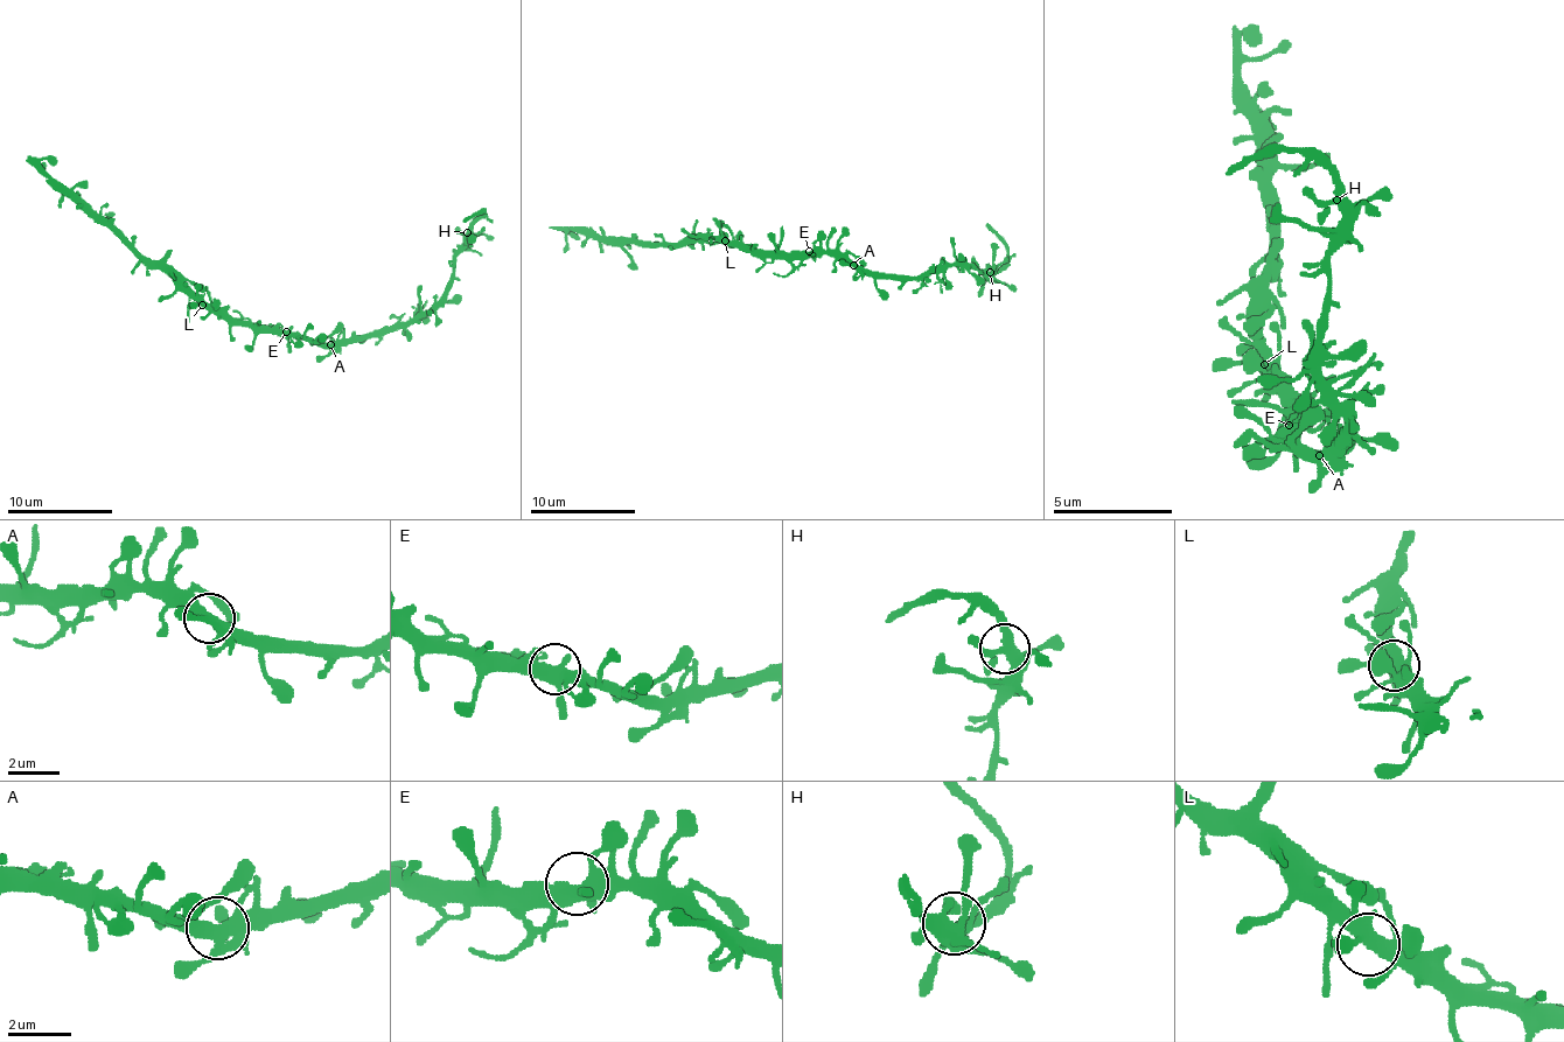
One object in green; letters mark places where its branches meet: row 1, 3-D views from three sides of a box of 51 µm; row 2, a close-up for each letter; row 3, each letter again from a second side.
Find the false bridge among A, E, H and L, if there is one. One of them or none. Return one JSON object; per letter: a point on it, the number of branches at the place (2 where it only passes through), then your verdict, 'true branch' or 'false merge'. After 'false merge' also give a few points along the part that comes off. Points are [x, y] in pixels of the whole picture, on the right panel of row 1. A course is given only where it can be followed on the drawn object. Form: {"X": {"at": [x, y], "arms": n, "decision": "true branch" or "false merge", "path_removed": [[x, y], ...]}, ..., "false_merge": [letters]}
{"A": {"at": [1319, 455], "arms": 5, "decision": "true branch"}, "E": {"at": [1289, 425], "arms": 5, "decision": "true branch"}, "H": {"at": [1336, 200], "arms": 5, "decision": "true branch"}, "L": {"at": [1264, 364], "arms": 5, "decision": "true branch"}, "false_merge": []}

